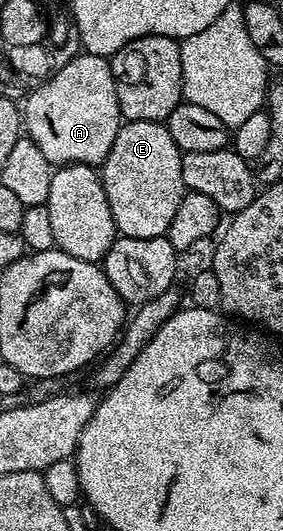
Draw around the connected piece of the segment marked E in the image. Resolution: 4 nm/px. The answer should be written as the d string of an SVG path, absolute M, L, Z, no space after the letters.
M128 122L115 138L115 145L101 167L103 188L113 213L115 230L128 239L144 239L166 235L177 207L181 205L185 188L183 186L183 156L173 141L169 129L163 123Z

